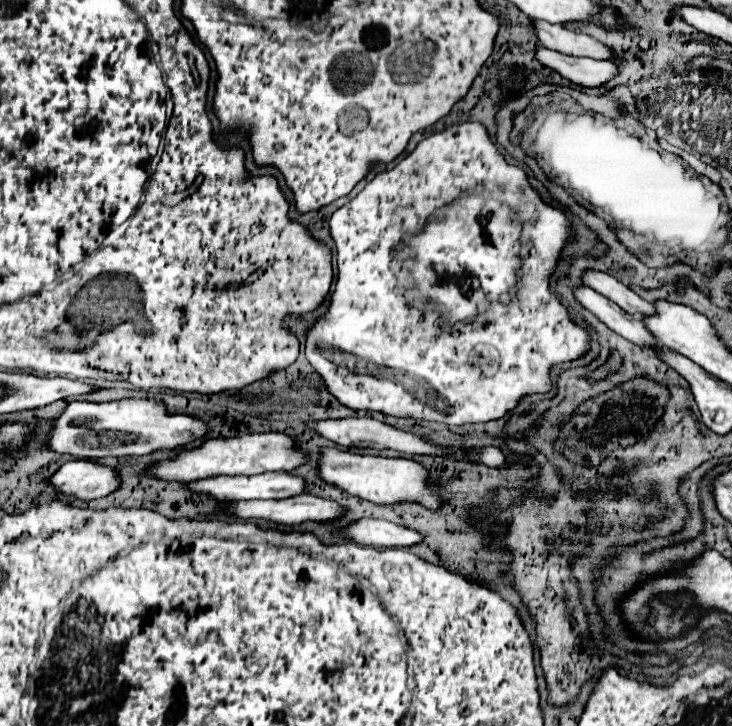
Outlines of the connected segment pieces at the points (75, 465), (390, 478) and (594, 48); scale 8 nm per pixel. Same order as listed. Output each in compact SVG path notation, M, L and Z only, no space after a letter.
M83 459L67 461L47 479L47 483L57 495L75 497L79 501L105 497L119 487L119 479L115 477L113 469Z
M323 447L319 453L317 473L325 483L345 491L347 495L357 495L373 503L417 501L429 509L437 509L441 503L441 495L427 487L425 469L413 459L385 459L385 457L357 455L337 447Z
M533 21L533 31L539 37L539 43L555 49L565 55L591 57L591 59L611 59L611 53L605 45L591 39L585 33L575 33L563 25L553 25L547 21Z

